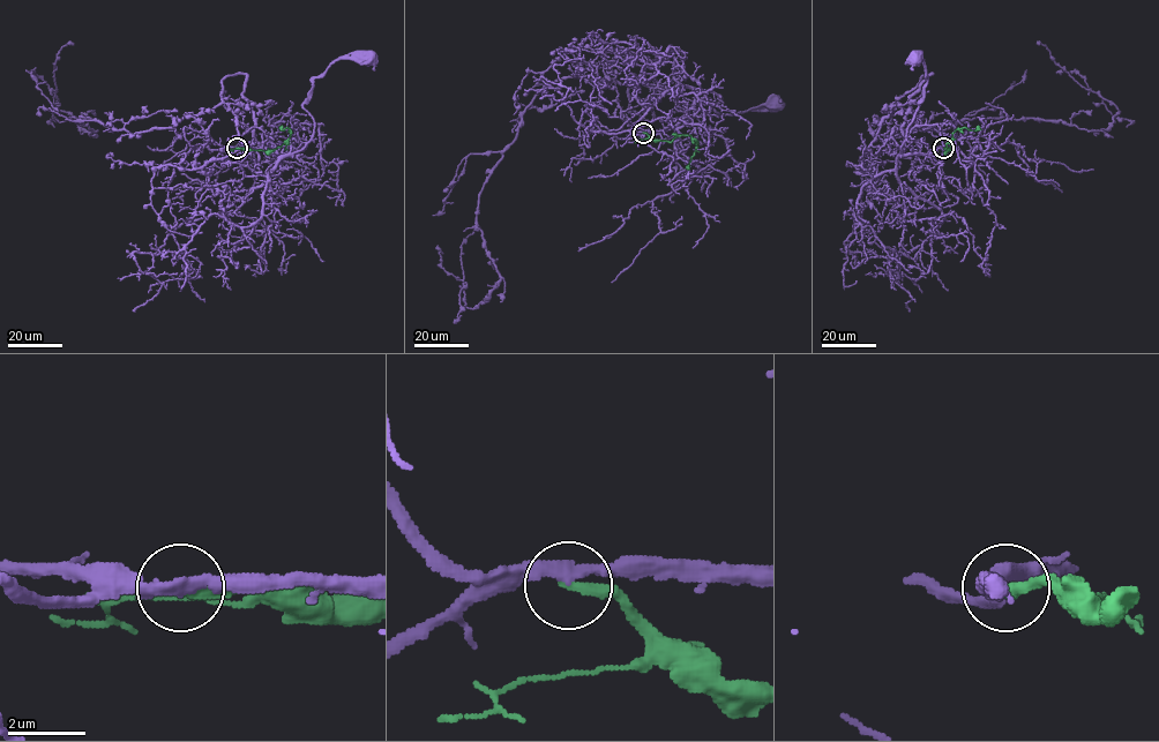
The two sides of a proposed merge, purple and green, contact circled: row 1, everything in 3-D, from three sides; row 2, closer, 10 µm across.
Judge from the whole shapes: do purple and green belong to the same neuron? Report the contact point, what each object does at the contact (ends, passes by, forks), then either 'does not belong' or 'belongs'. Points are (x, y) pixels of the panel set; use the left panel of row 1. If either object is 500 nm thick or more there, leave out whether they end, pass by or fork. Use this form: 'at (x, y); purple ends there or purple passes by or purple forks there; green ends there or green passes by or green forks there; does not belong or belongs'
at (237, 148); purple passes by; green ends there; does not belong

